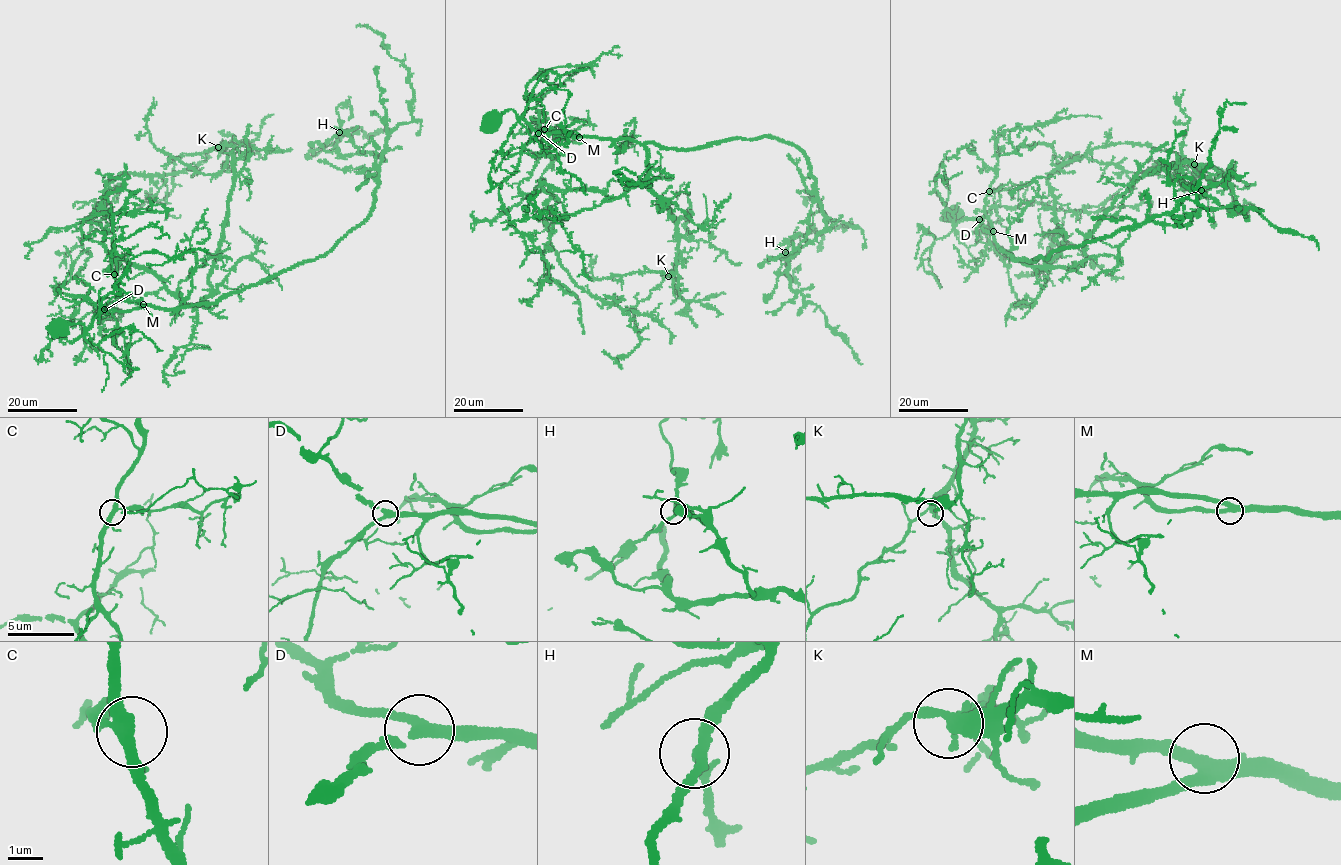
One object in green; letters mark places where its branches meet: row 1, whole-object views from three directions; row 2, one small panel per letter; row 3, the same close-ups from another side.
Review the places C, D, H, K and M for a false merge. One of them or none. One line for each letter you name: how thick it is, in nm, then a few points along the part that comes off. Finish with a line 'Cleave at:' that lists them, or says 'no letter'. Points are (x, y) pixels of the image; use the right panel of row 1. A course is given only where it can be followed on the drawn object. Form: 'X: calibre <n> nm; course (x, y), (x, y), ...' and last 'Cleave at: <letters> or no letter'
Cleave at: no letter

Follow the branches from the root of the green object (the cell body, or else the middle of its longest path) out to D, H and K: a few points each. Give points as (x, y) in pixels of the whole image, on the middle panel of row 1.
D: (493, 123), (496, 124), (499, 116), (513, 110), (539, 132)
H: (493, 123), (513, 110), (537, 132), (665, 148), (792, 143), (826, 227), (785, 252)
K: (493, 123), (513, 110), (537, 132), (637, 141), (658, 208), (667, 205), (676, 220), (679, 258), (668, 276)

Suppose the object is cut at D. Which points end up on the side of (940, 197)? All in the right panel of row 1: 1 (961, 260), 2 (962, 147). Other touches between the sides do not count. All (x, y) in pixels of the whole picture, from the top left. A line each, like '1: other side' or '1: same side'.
1: other side
2: other side

